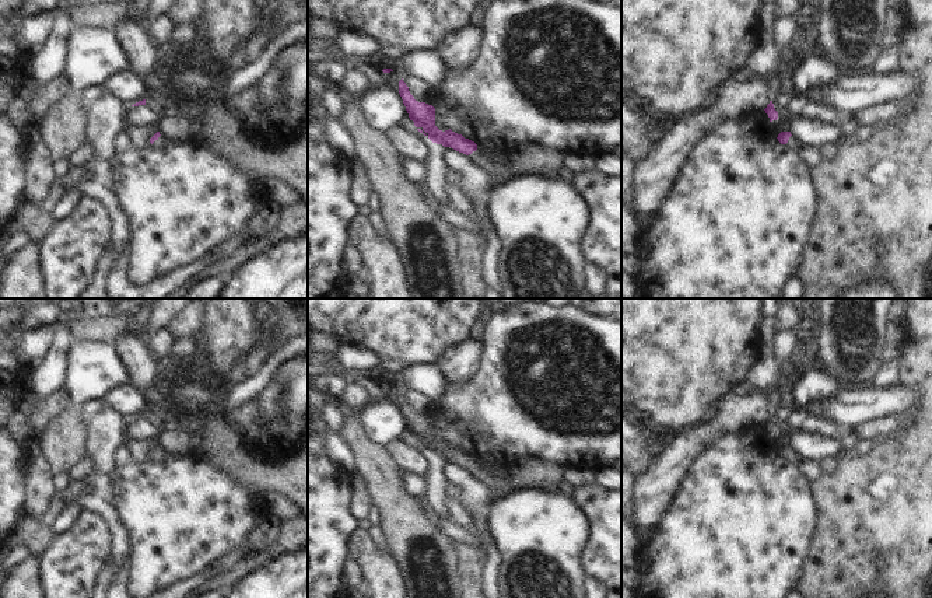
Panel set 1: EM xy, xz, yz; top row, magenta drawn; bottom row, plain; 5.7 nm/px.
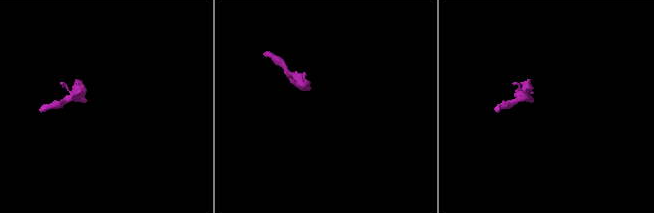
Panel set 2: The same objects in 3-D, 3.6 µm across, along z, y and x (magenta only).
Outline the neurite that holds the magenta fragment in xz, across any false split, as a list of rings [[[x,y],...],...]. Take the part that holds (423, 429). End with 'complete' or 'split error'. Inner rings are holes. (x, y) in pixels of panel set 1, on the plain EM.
[[[403,392],[399,395],[399,408],[414,440],[421,441],[432,457],[463,466],[481,479],[488,486],[491,503],[512,494],[516,489],[554,489],[565,479],[570,469],[551,461],[523,457],[512,464],[514,480],[504,482],[483,468],[474,455],[465,452],[451,443],[445,445],[439,444],[435,440],[435,422],[416,415]]]; split error

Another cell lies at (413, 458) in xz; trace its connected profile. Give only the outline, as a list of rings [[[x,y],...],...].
[[[403,438],[393,441],[389,448],[403,471],[417,473],[423,478],[428,476],[432,455],[420,447],[417,441]]]

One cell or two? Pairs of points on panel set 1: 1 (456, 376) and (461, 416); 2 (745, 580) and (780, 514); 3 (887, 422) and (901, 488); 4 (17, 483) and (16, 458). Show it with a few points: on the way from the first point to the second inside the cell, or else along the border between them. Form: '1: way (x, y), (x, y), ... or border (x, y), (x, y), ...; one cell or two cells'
1: border (480, 362), (480, 369), (462, 385), (448, 383); two cells
2: way (745, 563), (745, 549), (763, 531); one cell
3: border (907, 415), (903, 426), (879, 433), (873, 439); two cells
4: way (16, 478), (16, 464); one cell

